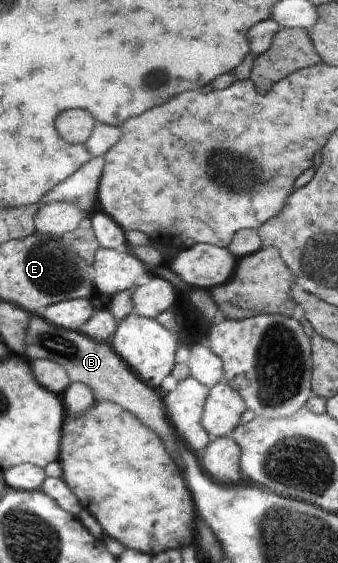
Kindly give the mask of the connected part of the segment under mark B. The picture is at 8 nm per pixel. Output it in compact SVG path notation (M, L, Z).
M34 314L29 320L29 325L25 332L25 354L30 361L36 360L36 358L53 360L64 367L70 377L71 384L81 382L89 386L96 401L107 400L119 404L134 416L138 416L140 422L150 426L160 436L160 440L164 442L168 452L174 458L178 458L176 444L172 440L174 432L166 416L164 416L164 412L162 412L162 406L160 406L160 400L158 400L156 392L152 388L144 386L145 382L141 381L126 366L125 362L121 360L109 344L98 342L78 331L66 330L53 325L38 316L38 314Z

